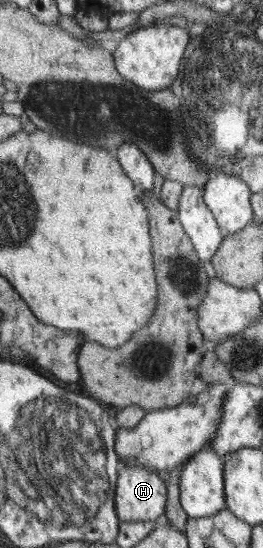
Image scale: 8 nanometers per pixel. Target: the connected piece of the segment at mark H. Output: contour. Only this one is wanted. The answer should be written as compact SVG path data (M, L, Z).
M131 463L120 472L120 481L116 487L116 509L122 522L157 523L164 519L168 487L160 473L145 465Z

